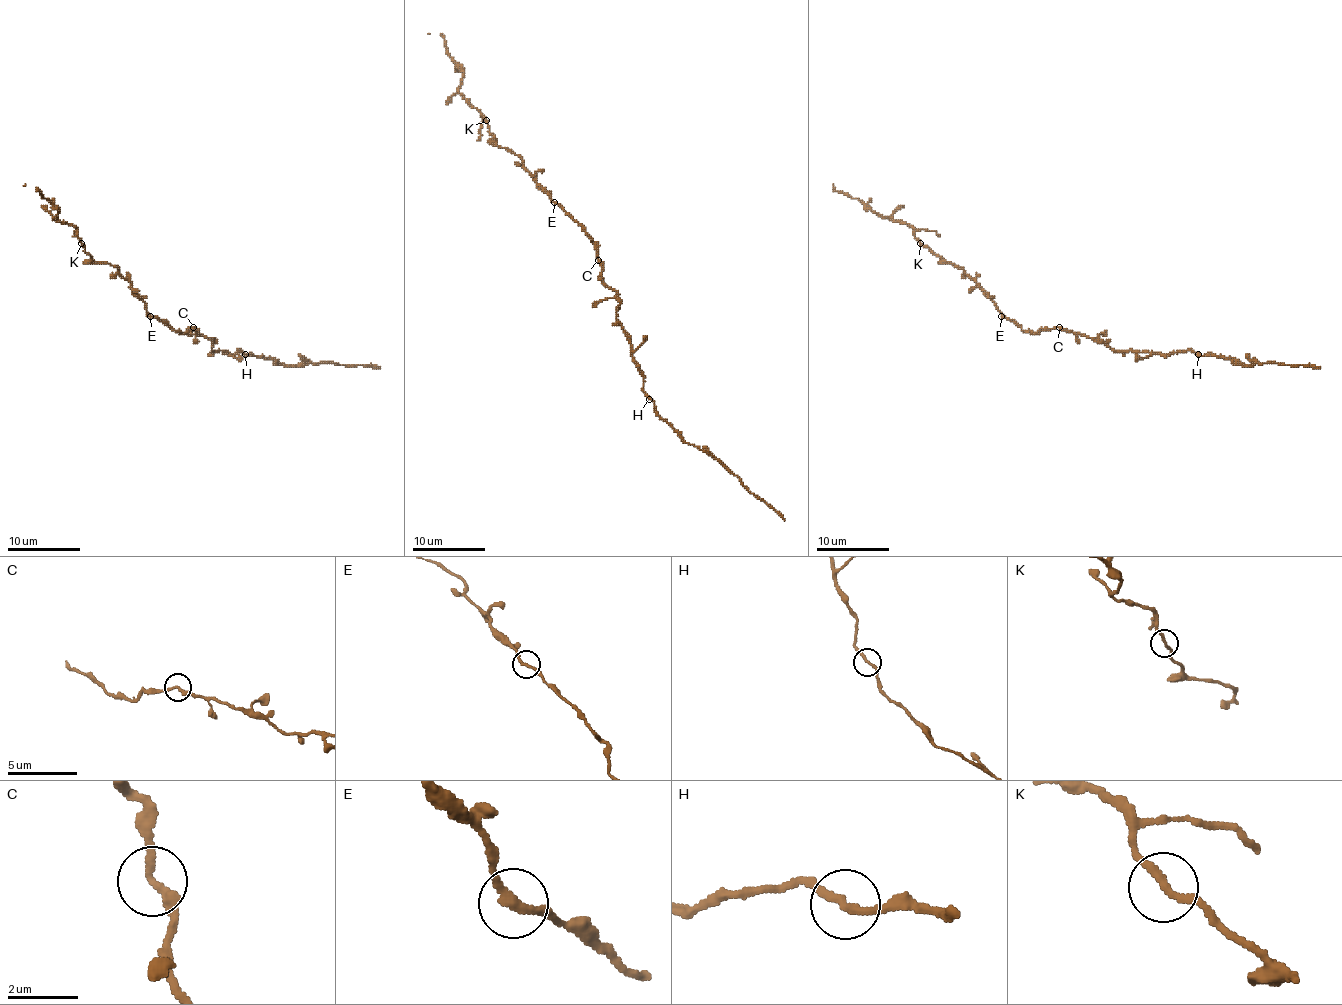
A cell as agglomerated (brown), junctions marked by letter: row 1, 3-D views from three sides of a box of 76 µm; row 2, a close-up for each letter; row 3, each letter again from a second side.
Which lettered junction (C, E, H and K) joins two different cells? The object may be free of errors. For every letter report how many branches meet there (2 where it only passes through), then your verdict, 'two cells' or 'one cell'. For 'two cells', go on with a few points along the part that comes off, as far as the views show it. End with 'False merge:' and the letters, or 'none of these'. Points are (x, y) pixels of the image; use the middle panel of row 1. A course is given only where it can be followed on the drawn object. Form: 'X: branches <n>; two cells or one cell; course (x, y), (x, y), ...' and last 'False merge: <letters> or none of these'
C: branches 2; one cell
E: branches 2; one cell
H: branches 2; one cell
K: branches 2; one cell
False merge: none of these

